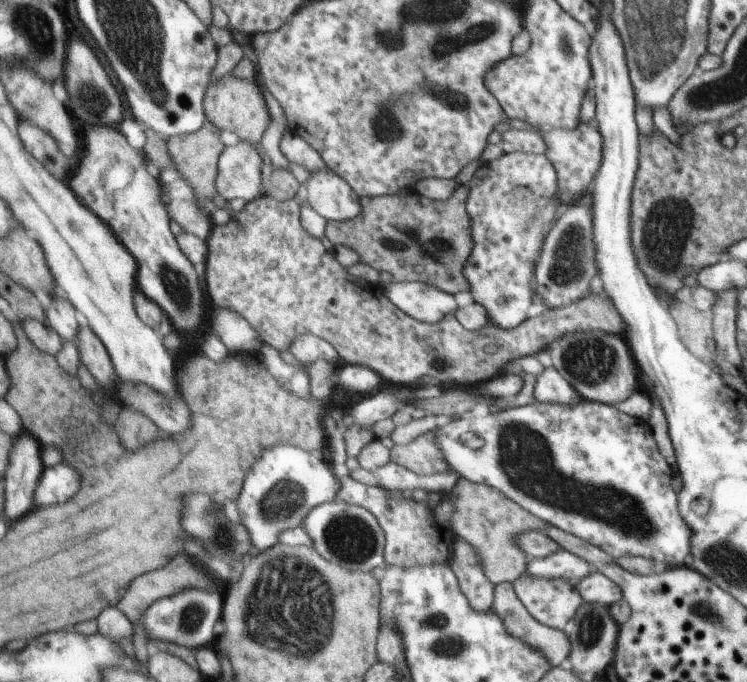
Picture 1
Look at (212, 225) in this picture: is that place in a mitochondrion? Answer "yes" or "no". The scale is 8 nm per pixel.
no

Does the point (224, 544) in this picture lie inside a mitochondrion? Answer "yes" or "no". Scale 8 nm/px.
yes

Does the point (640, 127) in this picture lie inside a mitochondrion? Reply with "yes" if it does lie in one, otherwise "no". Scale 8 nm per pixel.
no

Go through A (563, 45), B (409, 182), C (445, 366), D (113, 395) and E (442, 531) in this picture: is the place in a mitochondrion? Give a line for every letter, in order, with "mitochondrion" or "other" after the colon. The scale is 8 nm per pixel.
A: mitochondrion
B: other
C: mitochondrion
D: other
E: other

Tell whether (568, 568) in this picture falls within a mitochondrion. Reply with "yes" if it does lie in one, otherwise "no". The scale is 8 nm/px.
no

